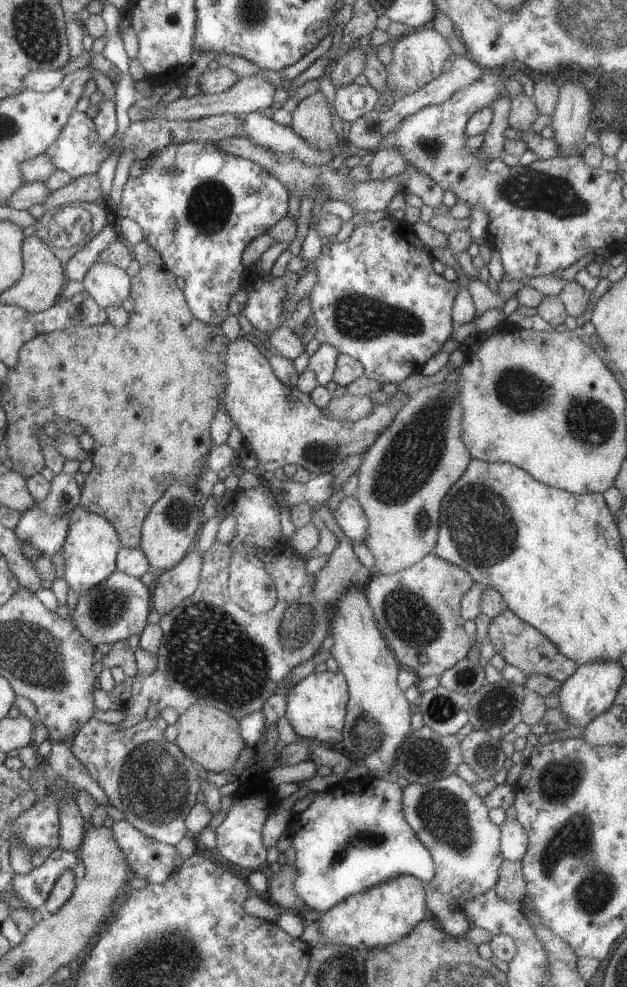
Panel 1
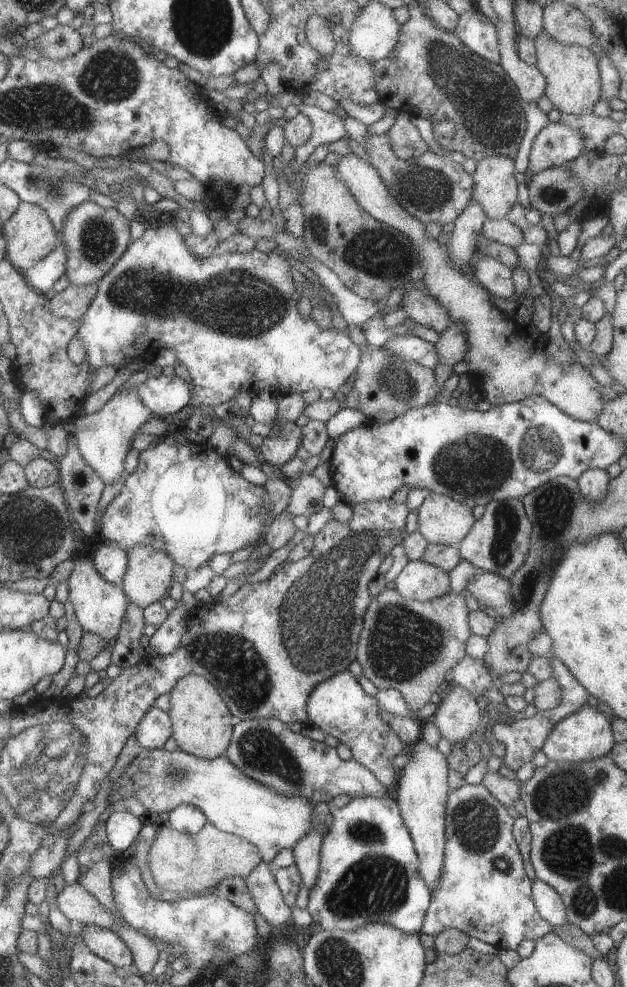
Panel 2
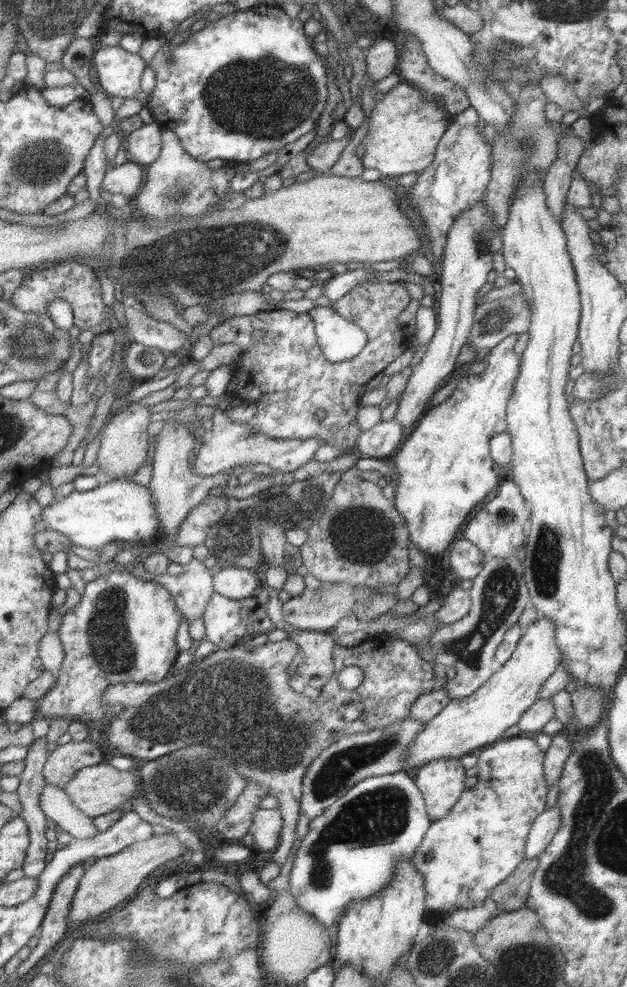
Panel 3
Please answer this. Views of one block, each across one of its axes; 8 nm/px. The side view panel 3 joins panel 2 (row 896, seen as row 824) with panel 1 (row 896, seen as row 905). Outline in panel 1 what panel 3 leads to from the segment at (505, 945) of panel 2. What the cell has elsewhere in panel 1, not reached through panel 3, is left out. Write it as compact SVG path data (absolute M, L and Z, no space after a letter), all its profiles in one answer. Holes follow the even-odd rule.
M455 773L427 785L409 783L402 790L402 812L405 821L423 847L427 848L434 863L434 876L430 882L424 884L424 902L428 915L439 918L439 914L462 911L464 901L475 899L496 885L499 866L504 859L500 852L499 827L489 822L488 810L470 784Z

